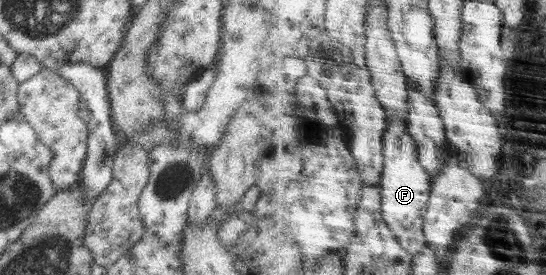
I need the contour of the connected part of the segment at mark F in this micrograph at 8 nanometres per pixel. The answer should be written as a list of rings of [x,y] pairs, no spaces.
[[[387,111],[388,129],[385,133],[385,170],[381,188],[383,189],[382,215],[398,241],[404,241],[404,247],[418,255],[429,245],[426,239],[425,225],[427,213],[431,208],[431,195],[434,188],[431,174],[420,161],[419,142],[411,134],[406,117]]]

